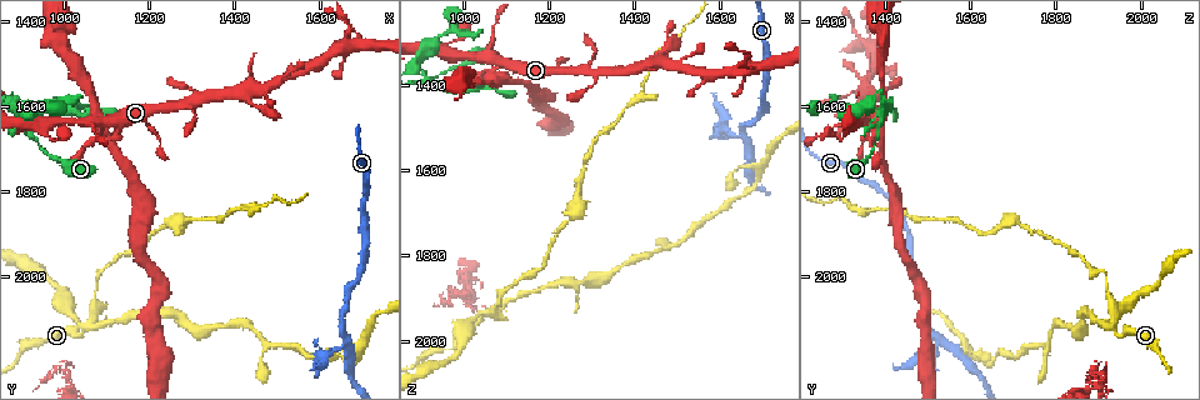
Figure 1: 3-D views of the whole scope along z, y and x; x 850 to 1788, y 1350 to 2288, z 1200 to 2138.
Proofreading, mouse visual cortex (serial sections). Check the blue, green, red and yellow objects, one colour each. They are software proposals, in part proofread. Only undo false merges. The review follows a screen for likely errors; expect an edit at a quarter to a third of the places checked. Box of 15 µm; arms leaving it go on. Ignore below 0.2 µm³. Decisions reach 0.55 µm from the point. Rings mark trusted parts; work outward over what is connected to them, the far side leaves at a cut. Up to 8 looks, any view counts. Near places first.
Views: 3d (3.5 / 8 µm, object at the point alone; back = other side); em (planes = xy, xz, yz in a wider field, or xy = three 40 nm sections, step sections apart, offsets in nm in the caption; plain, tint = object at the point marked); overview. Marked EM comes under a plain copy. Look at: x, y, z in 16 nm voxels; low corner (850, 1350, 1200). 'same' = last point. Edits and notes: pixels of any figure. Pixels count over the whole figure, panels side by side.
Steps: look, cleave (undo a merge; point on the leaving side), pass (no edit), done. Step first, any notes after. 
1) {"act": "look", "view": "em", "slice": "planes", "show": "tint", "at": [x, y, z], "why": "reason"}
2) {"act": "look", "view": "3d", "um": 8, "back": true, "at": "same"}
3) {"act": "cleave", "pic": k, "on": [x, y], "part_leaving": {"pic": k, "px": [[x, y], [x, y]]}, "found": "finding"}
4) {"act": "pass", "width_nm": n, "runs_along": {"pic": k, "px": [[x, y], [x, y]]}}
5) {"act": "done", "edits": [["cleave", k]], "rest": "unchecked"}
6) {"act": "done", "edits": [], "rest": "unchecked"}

{"act": "look", "view": "3d", "um": 3.5, "at": [1085, 1655, 1390], "why": "branch point"}

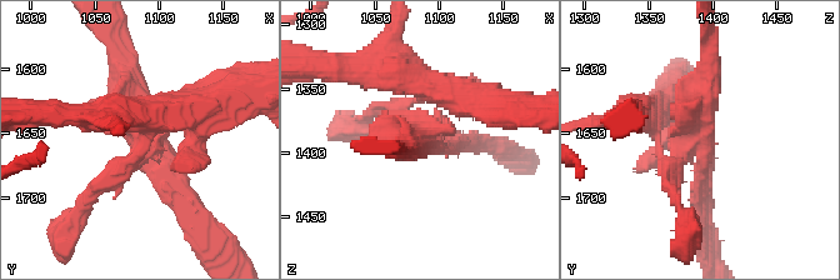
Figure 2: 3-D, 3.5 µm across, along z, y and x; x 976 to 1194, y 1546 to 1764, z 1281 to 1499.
{"act": "look", "view": "em", "slice": "planes", "show": "tint", "at": [1092, 1658, 1386]}

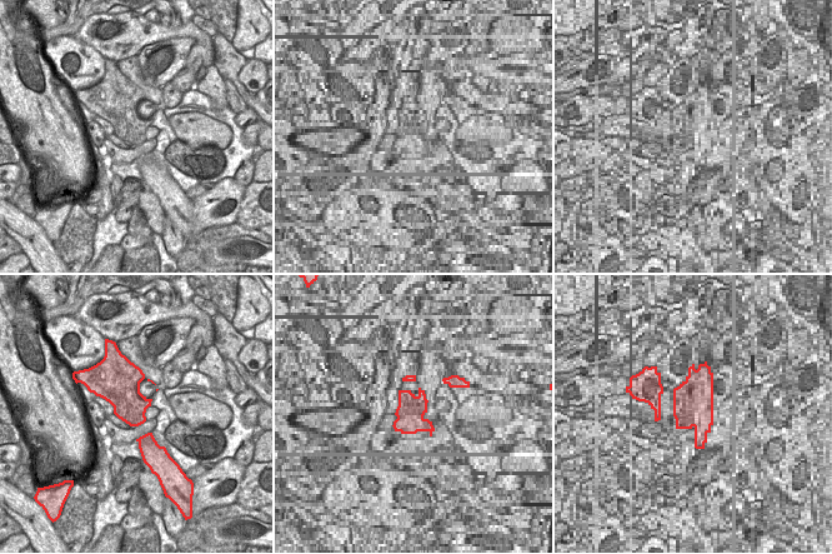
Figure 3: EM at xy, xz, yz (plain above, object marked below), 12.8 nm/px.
{"act": "cleave", "pic": 2, "on": [161, 183], "part_leaving": {"pic": 2, "px": [[409, 103], [428, 141], [463, 141]]}, "found": "a second cell is stuck on"}

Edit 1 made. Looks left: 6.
{"act": "look", "view": "3d", "um": 8, "at": [915, 1620, 1395], "why": "branch point"}

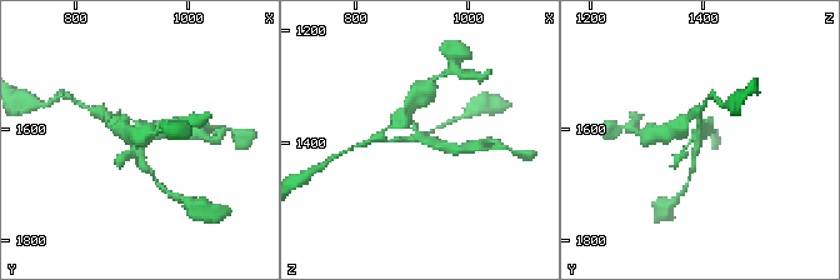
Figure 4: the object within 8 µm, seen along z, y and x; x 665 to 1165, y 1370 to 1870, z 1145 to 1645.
{"act": "look", "view": "em", "slice": "xy", "step": 3, "show": "tint", "at": [915, 1625, 1390]}

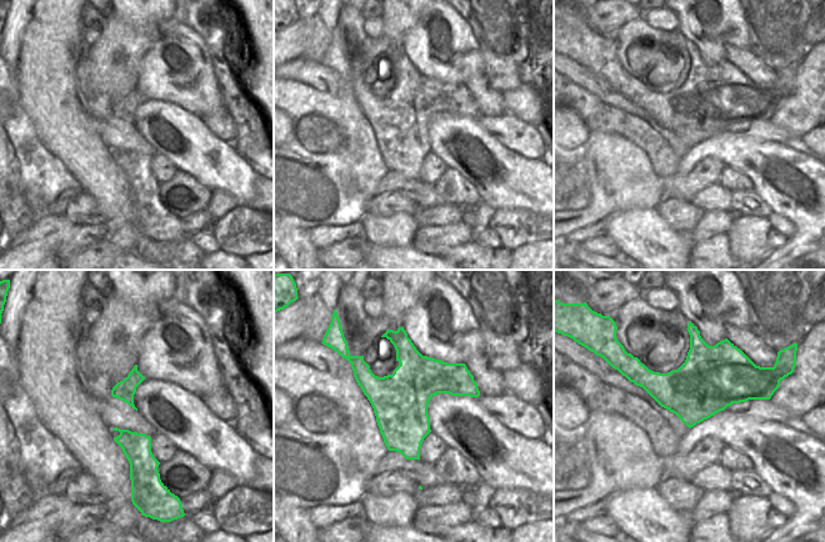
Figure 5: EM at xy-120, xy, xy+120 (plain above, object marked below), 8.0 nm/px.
{"act": "pass", "runs_along": {"pic": 4, "px": [[153, 174], [136, 140], [109, 120]]}, "found": "continuous, no second cell"}

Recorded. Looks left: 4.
{"act": "look", "view": "3d", "um": 8, "back": true, "at": [955, 1600, 1275], "why": "thin neck"}

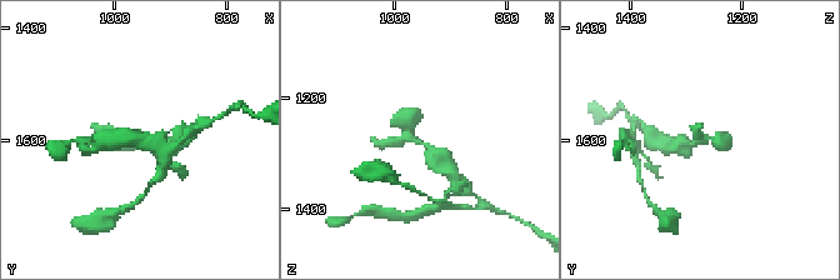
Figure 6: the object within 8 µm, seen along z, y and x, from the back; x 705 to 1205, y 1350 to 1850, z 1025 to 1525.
{"act": "look", "view": "3d", "um": 3.5, "at": [955, 1600, 1275], "why": "closer look"}

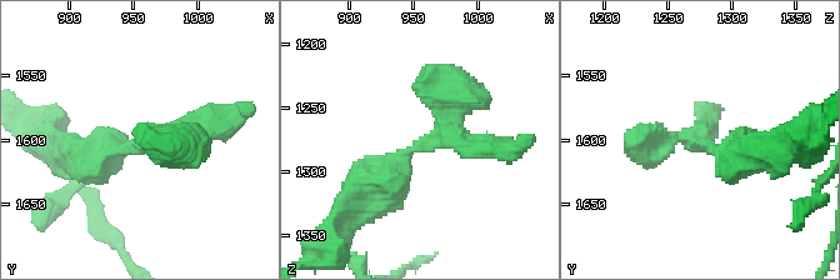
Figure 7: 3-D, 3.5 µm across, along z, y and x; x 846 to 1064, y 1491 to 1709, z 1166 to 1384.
{"act": "pass", "runs_along": {"pic": 7, "px": [[353, 195], [444, 135], [460, 93]]}, "found": "all the same cell"}

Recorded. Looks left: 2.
{"act": "done", "edits": [["cleave", 2]], "rest": "unchecked"}

